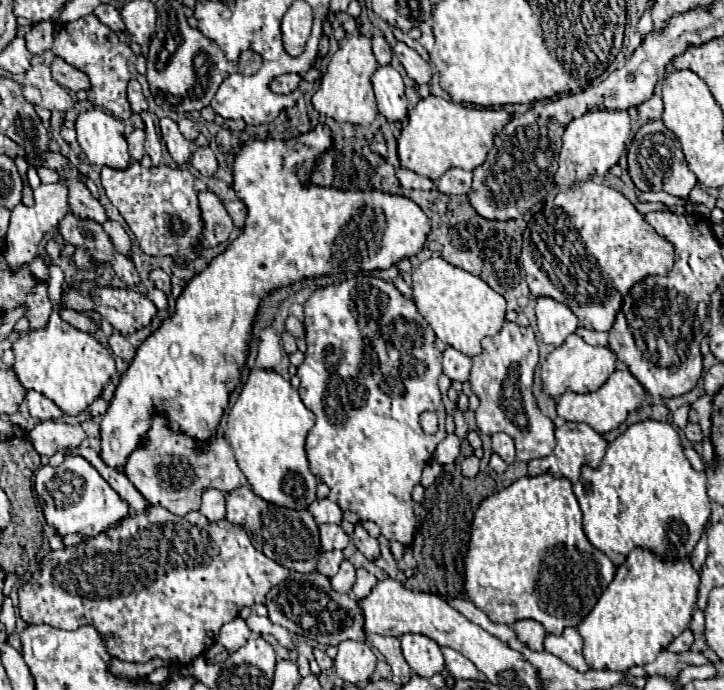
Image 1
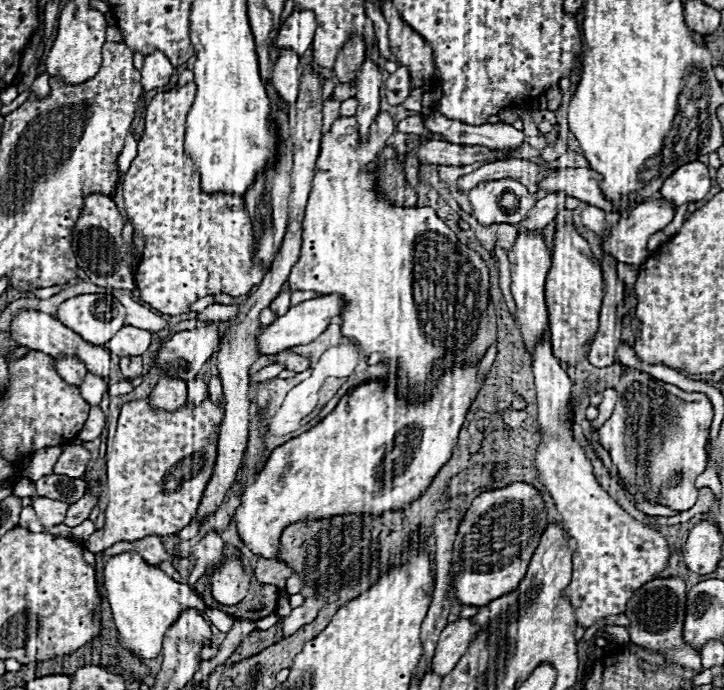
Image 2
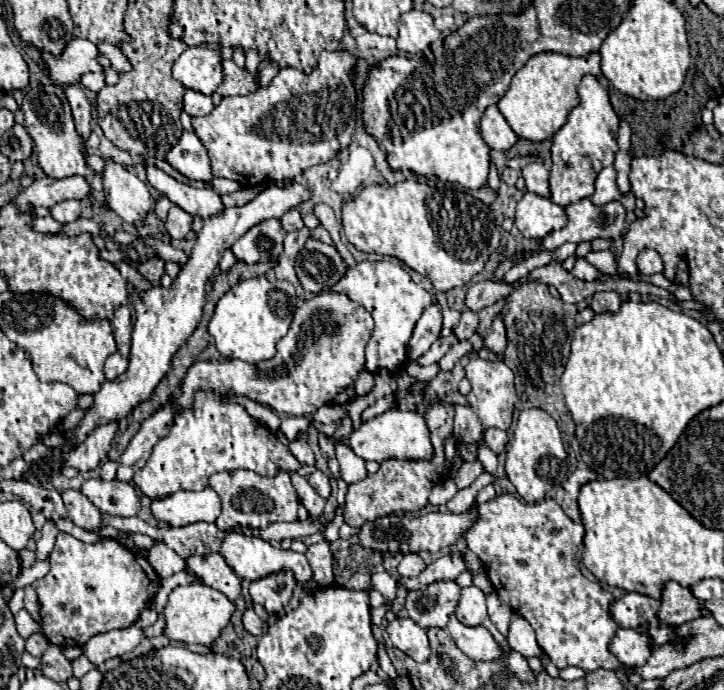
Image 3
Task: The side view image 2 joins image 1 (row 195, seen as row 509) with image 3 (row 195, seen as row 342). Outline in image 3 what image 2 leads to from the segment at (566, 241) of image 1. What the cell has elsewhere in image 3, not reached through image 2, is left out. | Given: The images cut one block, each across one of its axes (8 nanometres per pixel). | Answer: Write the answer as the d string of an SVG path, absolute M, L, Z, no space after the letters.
M528 164L522 170L522 176L526 180L526 190L534 192L538 196L550 198L550 186L548 186L548 170L544 164Z

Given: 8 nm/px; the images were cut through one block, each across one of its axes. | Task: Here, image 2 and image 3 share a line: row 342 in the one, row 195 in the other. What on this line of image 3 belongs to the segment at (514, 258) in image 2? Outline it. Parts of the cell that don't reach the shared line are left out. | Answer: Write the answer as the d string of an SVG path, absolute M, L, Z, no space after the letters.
M526 192L516 206L514 224L528 240L542 240L550 232L564 228L566 222L568 216L562 206L532 192Z

